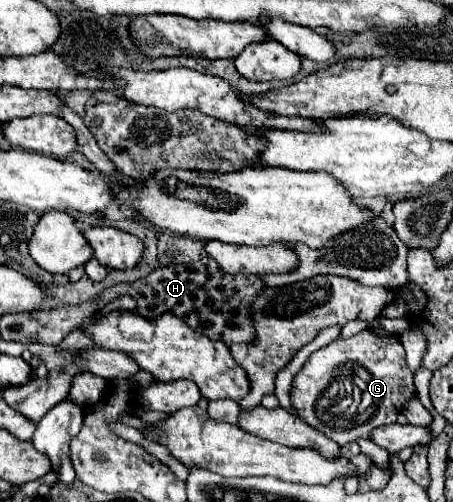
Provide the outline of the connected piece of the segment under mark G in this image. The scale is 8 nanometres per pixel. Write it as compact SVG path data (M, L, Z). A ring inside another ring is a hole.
M360 331L358 335L354 335L350 339L340 339L340 341L334 341L318 351L314 351L292 381L290 401L292 401L296 415L300 415L302 421L306 421L316 431L324 433L328 439L336 441L340 447L346 447L348 443L352 443L360 437L370 439L372 429L396 421L396 415L402 411L402 407L418 395L412 379L414 379L414 375L406 367L404 347L396 337L384 341L384 339L378 339L376 335L372 335L370 331ZM334 397L338 397L338 401L334 405L330 405L330 399L334 399Z

